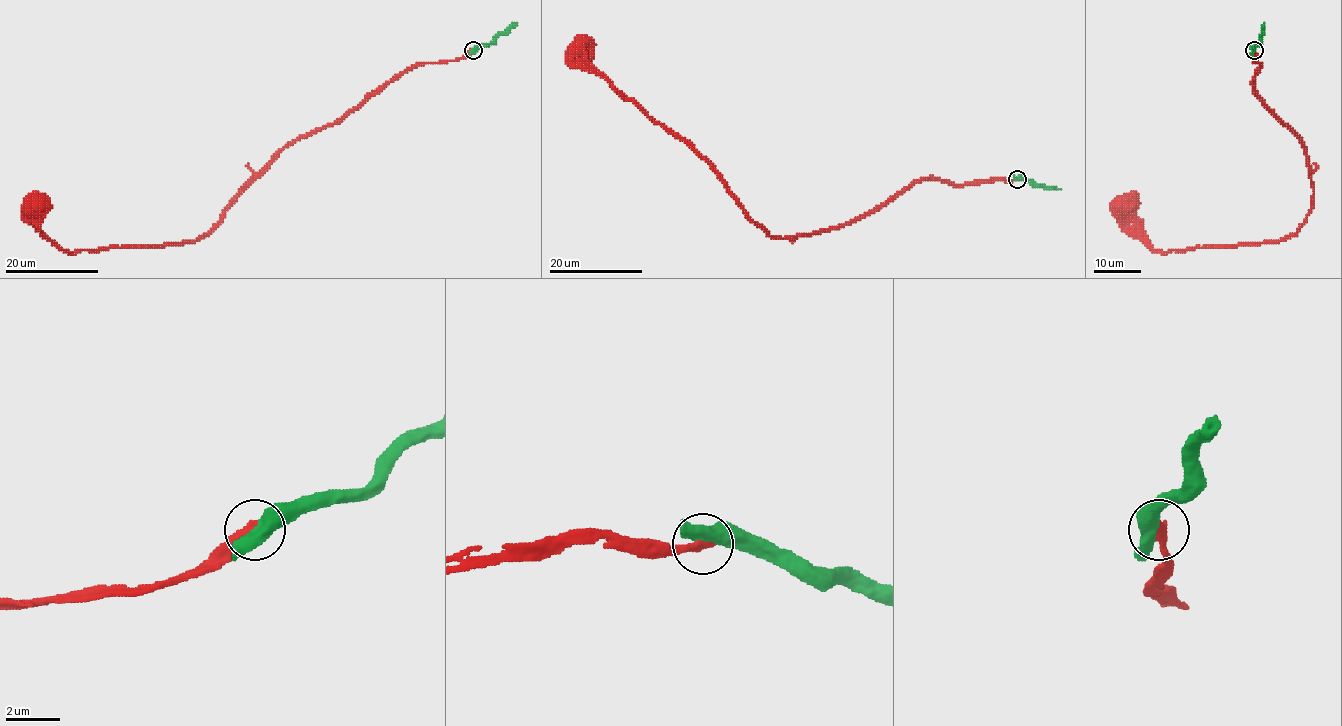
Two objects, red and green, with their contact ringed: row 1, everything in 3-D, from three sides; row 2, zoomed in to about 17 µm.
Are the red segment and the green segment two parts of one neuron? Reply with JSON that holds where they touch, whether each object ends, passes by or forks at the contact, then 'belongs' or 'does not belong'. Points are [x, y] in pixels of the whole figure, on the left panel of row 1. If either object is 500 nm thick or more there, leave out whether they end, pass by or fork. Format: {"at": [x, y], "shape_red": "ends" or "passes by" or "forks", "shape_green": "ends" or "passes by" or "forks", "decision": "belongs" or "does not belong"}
{"at": [473, 50], "decision": "does not belong"}

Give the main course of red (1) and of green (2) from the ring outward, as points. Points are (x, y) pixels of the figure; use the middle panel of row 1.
1: (1017, 179), (958, 185), (920, 179), (837, 226), (774, 238), (748, 218), (719, 174), (624, 98), (581, 49)
2: (1017, 179), (1061, 190)

